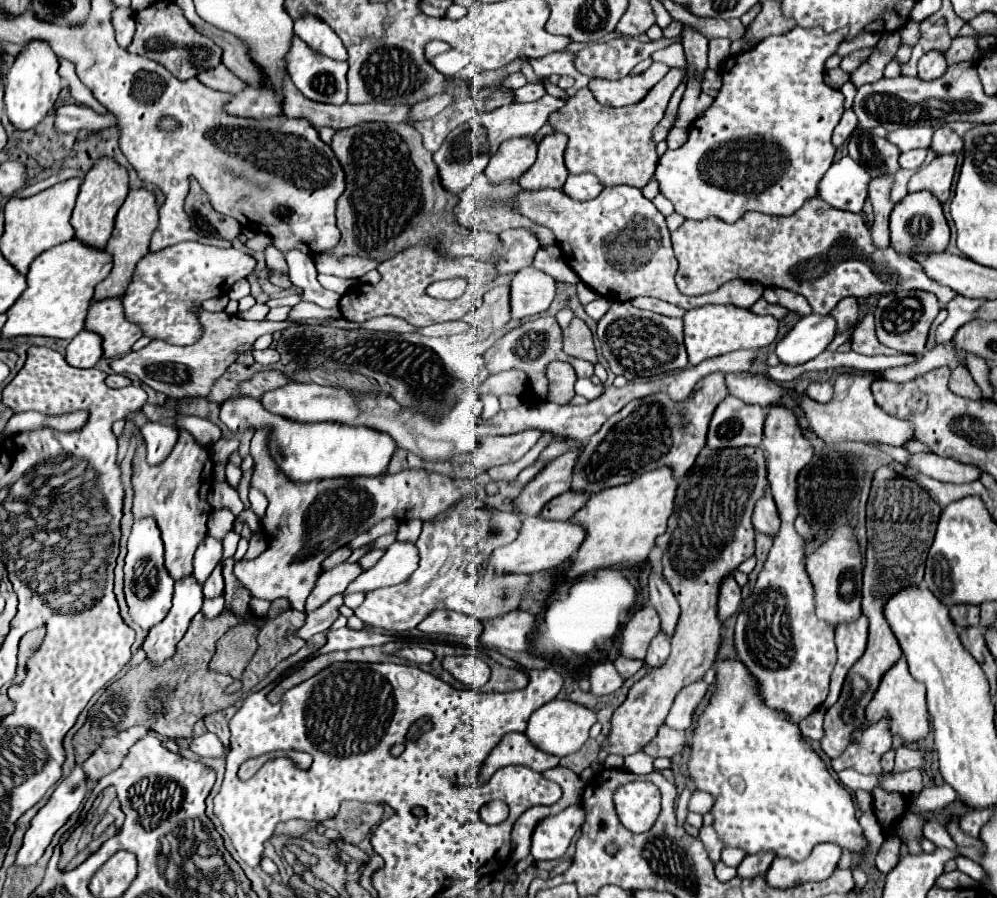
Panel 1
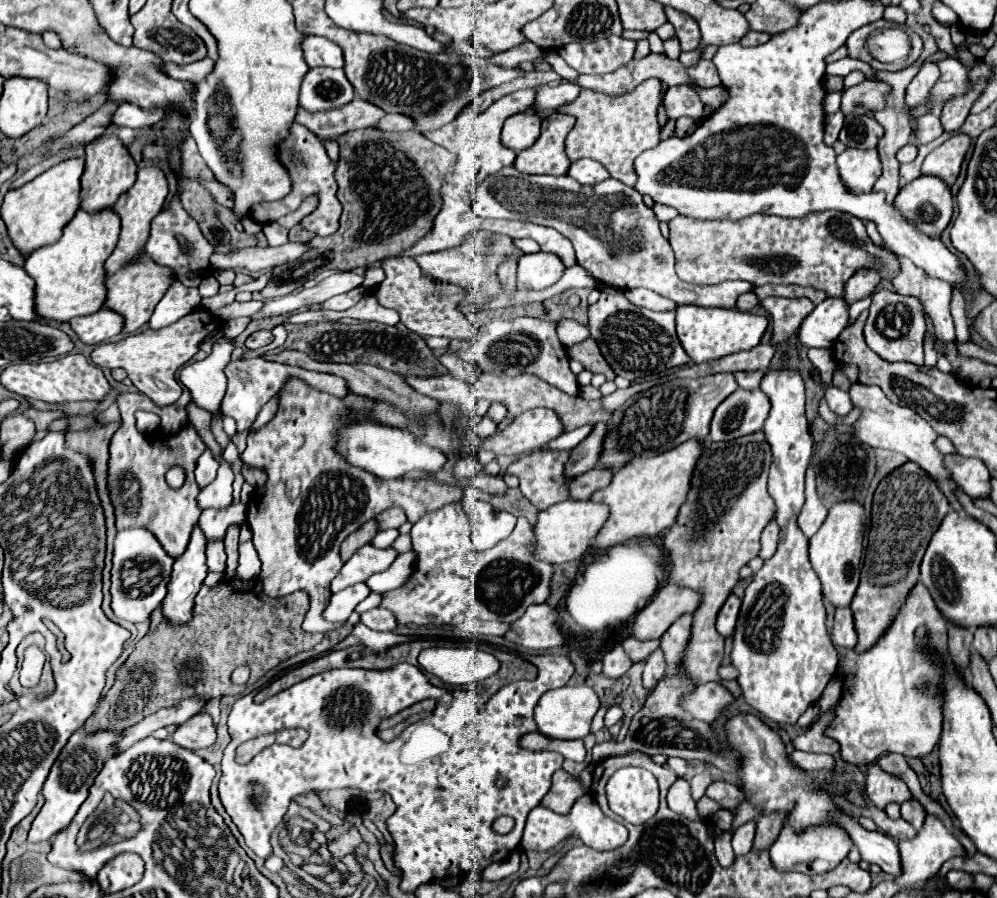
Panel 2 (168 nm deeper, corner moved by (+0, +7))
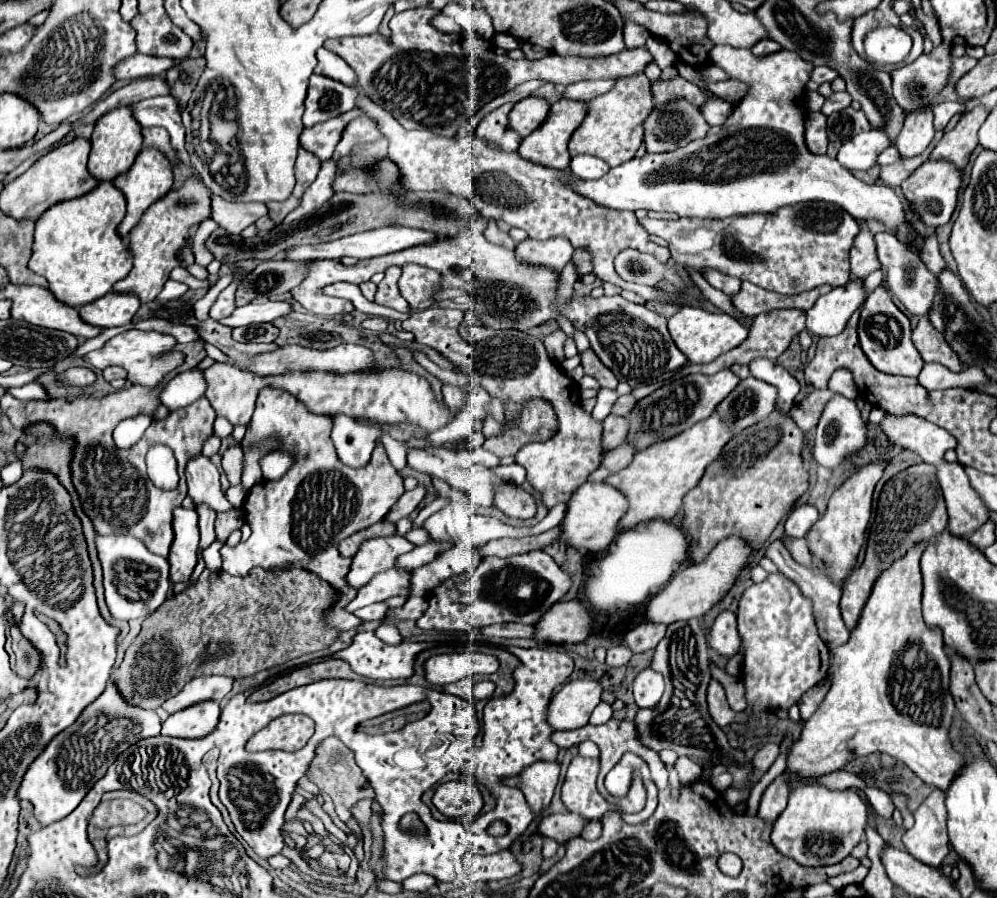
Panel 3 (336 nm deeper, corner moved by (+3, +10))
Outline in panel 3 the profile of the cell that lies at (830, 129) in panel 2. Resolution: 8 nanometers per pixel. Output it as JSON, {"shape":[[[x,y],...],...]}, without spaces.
{"shape":[[[807,113],[805,115],[805,143],[815,153],[827,151],[827,133],[825,133],[825,121],[827,117],[821,113]]]}

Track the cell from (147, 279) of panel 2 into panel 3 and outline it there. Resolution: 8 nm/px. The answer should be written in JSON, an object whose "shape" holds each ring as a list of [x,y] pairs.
{"shape":[[[195,175],[185,179],[181,187],[171,189],[167,195],[157,199],[129,233],[129,251],[133,253],[133,269],[125,279],[115,283],[113,289],[121,293],[133,291],[139,295],[141,303],[153,301],[161,293],[165,281],[169,279],[169,273],[181,265],[179,253],[187,245],[189,229],[209,217],[211,217],[209,189]]]}

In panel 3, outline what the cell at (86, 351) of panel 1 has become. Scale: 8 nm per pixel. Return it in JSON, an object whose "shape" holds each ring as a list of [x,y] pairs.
{"shape":[[[109,291],[101,299],[95,299],[93,303],[79,307],[79,313],[83,321],[97,327],[121,327],[131,323],[139,307],[141,307],[141,301],[137,299],[137,295]]]}

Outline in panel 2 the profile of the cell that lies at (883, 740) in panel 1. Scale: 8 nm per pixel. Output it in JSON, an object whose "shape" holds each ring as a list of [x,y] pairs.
{"shape":[[[870,764],[866,770],[866,796],[868,800],[884,810],[890,802],[902,804],[904,800],[912,798],[908,786],[904,782],[894,782],[892,776],[888,776],[884,770],[880,770],[876,764]]]}

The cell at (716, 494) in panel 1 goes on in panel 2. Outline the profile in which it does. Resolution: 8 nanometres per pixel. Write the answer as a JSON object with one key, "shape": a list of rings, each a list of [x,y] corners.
{"shape":[[[762,432],[730,442],[708,442],[696,462],[688,498],[664,536],[670,568],[668,582],[702,594],[700,606],[692,614],[692,634],[680,664],[682,674],[692,684],[720,680],[718,666],[724,654],[724,638],[716,632],[716,614],[740,580],[738,570],[758,556],[760,532],[774,518],[776,506],[766,490],[770,460],[770,446]]]}

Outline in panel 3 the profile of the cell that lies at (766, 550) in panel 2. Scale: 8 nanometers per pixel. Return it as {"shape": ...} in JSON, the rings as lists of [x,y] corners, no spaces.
{"shape":[[[775,541],[769,549],[767,549],[767,557],[779,567],[779,571],[793,583],[797,583],[797,587],[801,589],[801,593],[813,601],[813,611],[815,611],[815,623],[819,629],[821,639],[825,641],[825,645],[829,649],[835,649],[839,645],[843,645],[849,639],[849,629],[845,627],[843,619],[841,619],[841,611],[839,611],[839,599],[841,599],[841,587],[835,585],[833,581],[829,581],[823,573],[815,573],[805,565],[799,565],[793,561],[793,557],[789,555],[789,551],[785,549],[785,545],[781,541]]]}

